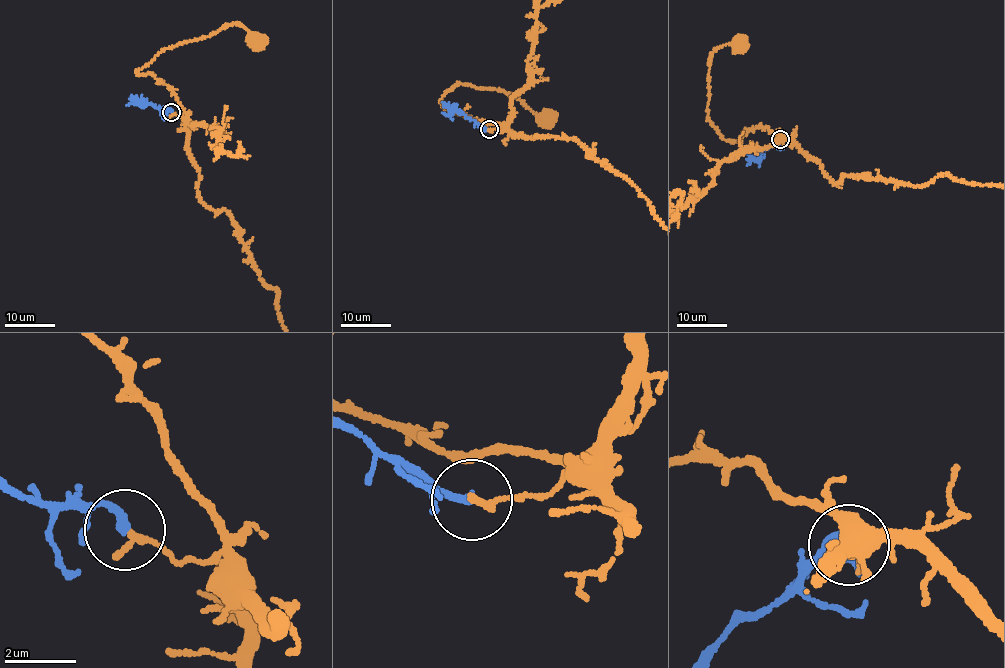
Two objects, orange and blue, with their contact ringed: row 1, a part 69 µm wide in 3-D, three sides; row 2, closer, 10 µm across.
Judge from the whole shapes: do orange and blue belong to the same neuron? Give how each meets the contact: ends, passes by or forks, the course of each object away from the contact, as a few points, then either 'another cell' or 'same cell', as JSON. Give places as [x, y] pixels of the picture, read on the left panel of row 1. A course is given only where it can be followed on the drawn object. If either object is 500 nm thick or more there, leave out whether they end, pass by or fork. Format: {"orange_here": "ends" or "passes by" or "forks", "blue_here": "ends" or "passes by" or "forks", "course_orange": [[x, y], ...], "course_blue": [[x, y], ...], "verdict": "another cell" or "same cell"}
{"orange_here": "ends", "blue_here": "ends", "course_orange": [[172, 113], [185, 113], [167, 85], [152, 74], [136, 73], [138, 68], [163, 49], [234, 24], [256, 38]], "course_blue": [[172, 113], [170, 109], [151, 104], [139, 105], [136, 99], [129, 99]], "verdict": "another cell"}

